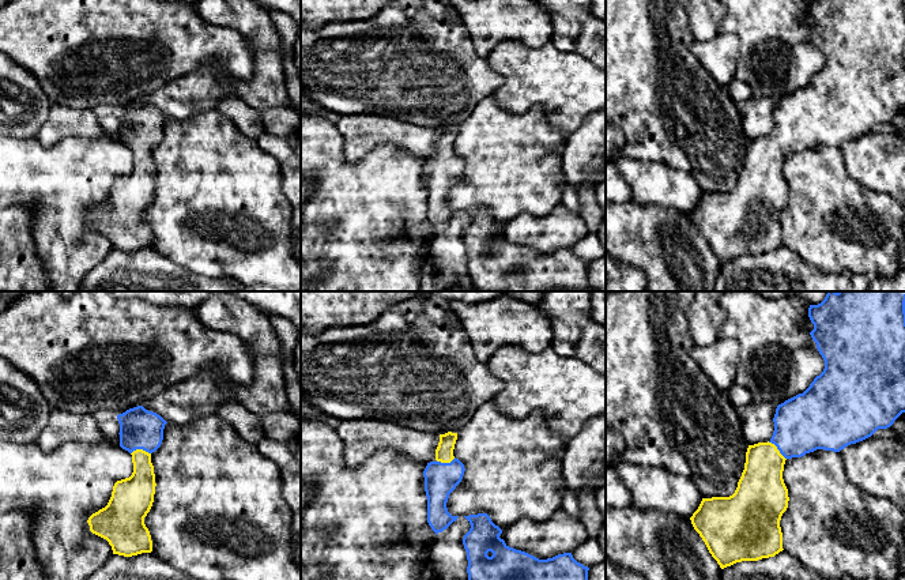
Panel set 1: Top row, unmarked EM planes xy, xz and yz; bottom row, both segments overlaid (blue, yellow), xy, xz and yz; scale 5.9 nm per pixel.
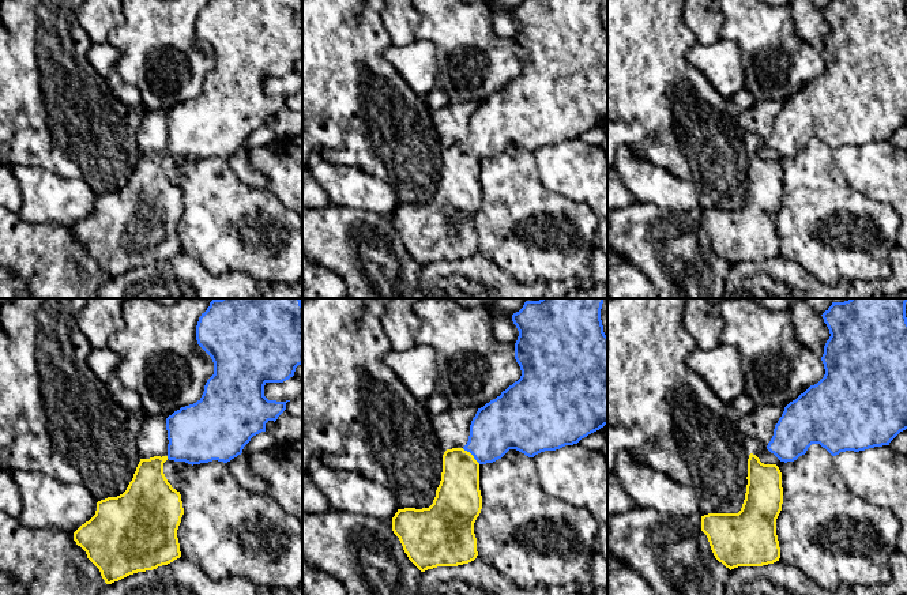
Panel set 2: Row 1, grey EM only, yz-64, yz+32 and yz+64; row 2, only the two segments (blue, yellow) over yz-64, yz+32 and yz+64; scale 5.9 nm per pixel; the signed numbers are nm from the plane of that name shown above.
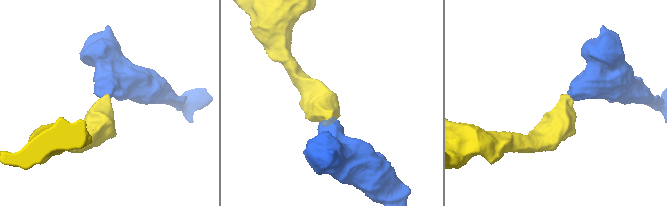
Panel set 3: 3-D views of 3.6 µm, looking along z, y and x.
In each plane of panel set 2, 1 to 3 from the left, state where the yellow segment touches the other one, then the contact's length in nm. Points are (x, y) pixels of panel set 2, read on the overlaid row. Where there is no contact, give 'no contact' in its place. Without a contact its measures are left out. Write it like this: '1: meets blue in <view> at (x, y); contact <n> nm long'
1: no contact
2: meets blue in yz+32 at (471, 454); contact 140 nm long
3: no contact

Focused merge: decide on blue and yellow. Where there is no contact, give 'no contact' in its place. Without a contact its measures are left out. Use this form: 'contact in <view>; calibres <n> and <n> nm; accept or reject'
contact in yz; calibres 340 and 280 nm; accept

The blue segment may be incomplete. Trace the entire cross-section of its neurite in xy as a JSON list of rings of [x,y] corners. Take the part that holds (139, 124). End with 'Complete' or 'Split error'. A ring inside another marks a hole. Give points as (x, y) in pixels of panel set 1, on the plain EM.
[[[143,101],[118,109],[117,114],[120,142],[132,150],[133,167],[114,178],[108,200],[93,208],[87,218],[93,229],[109,237],[113,249],[132,252],[152,246],[144,219],[157,181],[151,148],[161,142],[167,117]]]. Split error

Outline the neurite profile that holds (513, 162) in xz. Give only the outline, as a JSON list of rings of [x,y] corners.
[[[487,97],[459,124],[453,151],[464,159],[461,177],[449,189],[452,211],[487,208],[501,225],[521,212],[542,218],[561,203],[563,191],[562,155],[567,138],[540,105],[524,114],[512,114]]]

